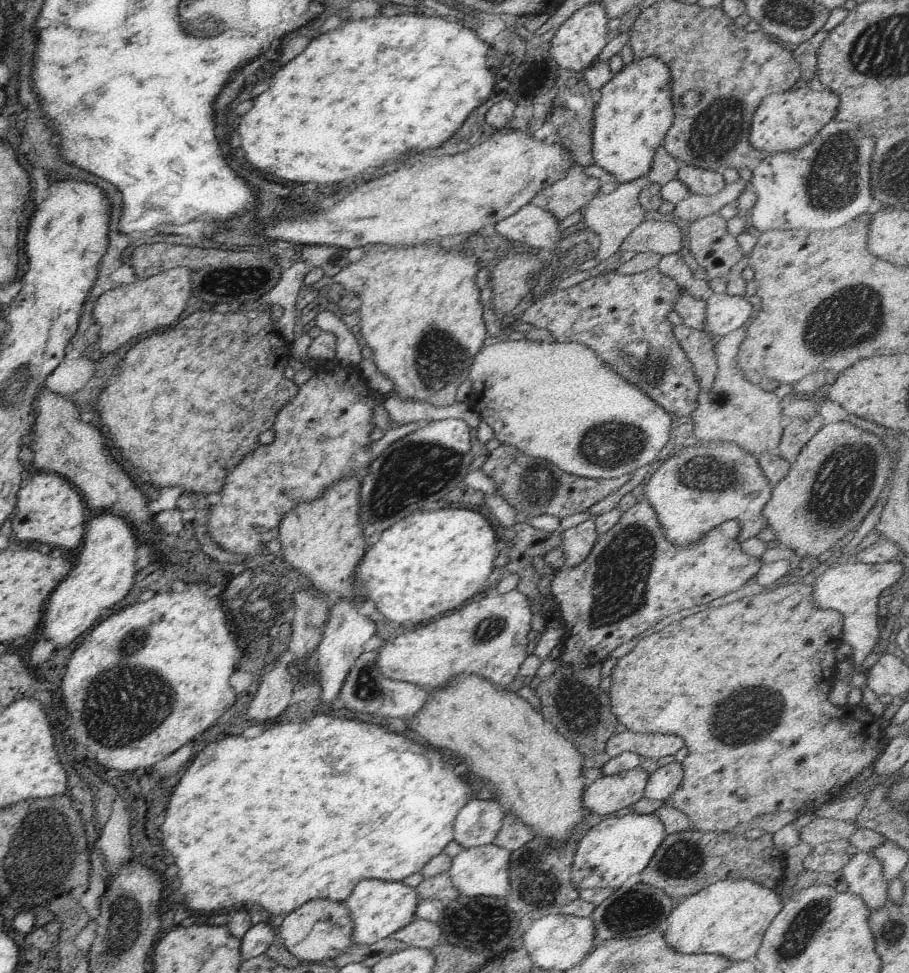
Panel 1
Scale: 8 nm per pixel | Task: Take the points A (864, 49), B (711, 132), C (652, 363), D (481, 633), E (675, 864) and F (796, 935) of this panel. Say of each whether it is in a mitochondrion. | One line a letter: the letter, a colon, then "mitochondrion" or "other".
A: mitochondrion
B: mitochondrion
C: mitochondrion
D: mitochondrion
E: mitochondrion
F: mitochondrion

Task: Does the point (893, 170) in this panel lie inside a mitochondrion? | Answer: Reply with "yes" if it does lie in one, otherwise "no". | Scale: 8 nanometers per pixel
yes

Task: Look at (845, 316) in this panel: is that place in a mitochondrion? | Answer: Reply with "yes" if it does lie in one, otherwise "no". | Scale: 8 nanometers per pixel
yes

